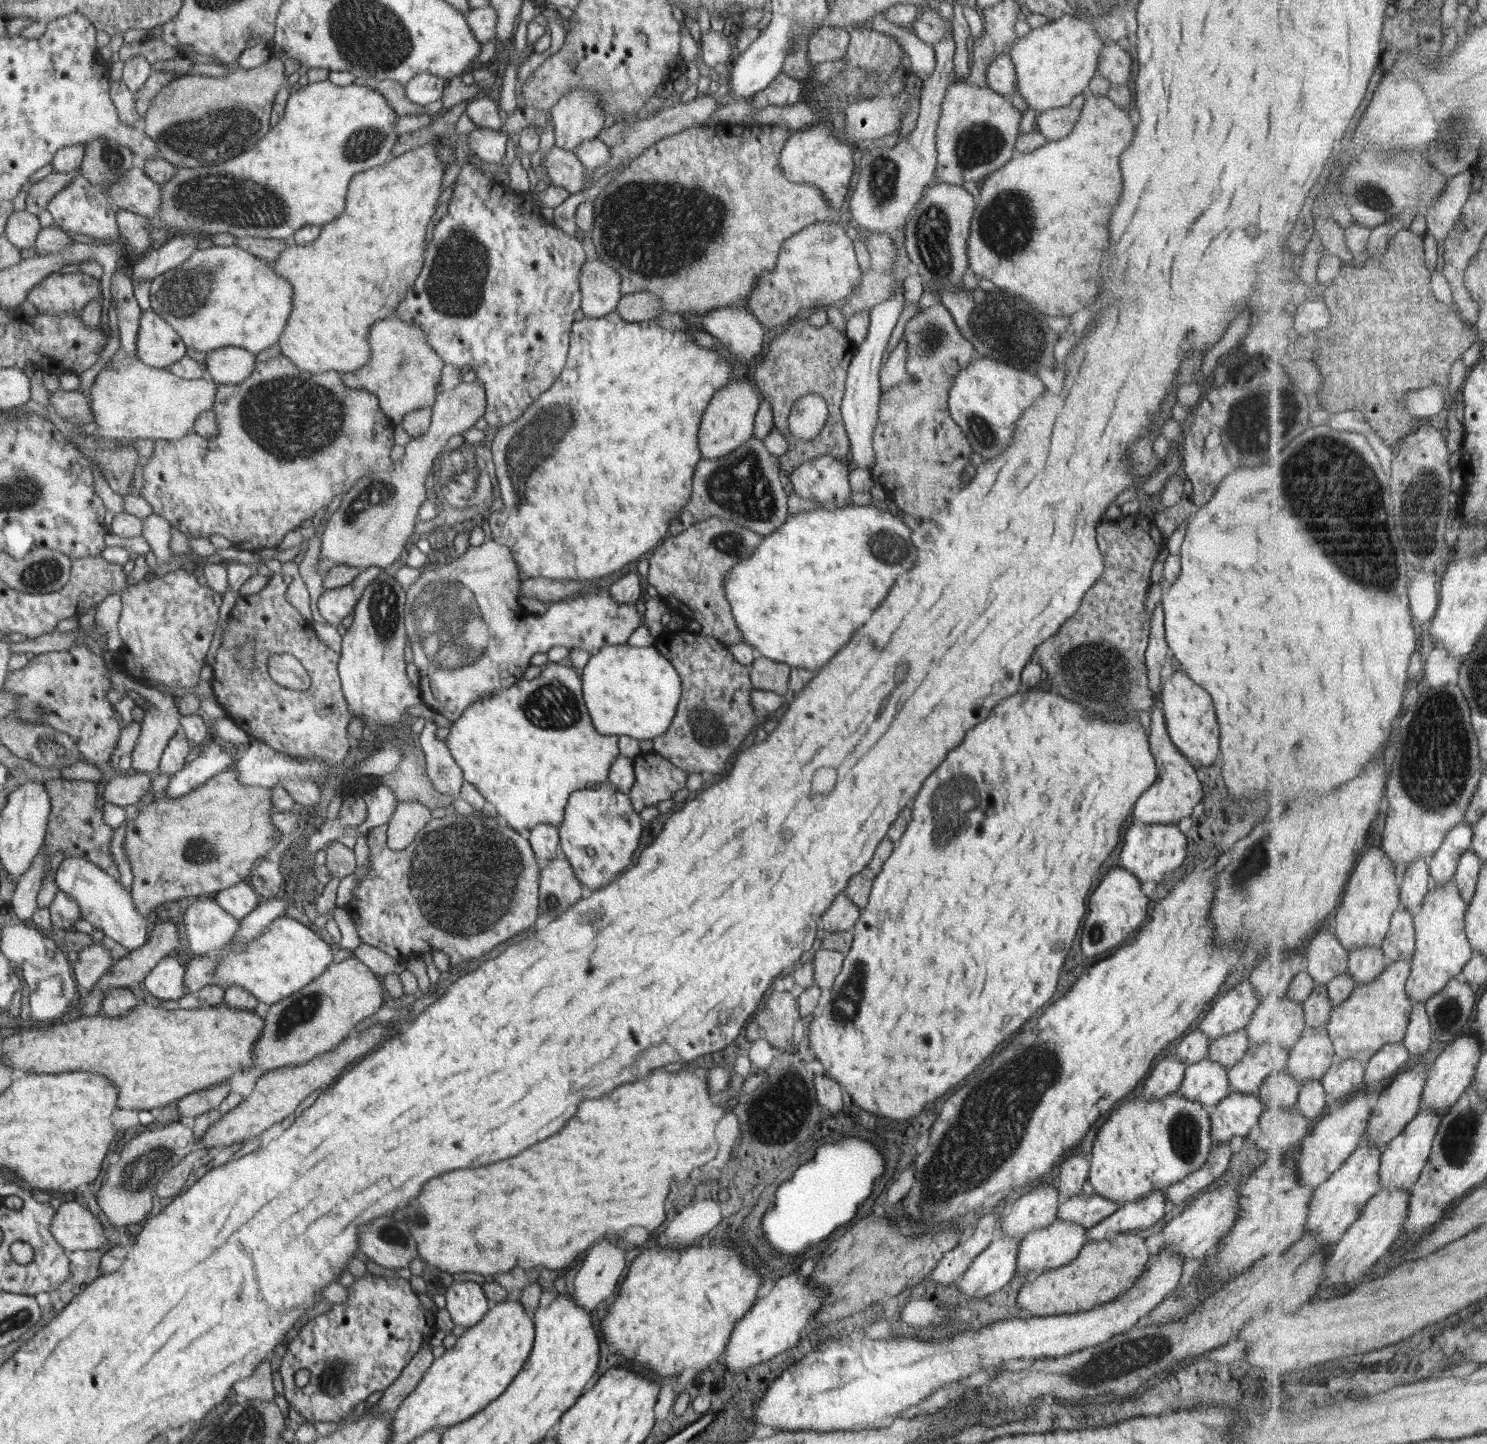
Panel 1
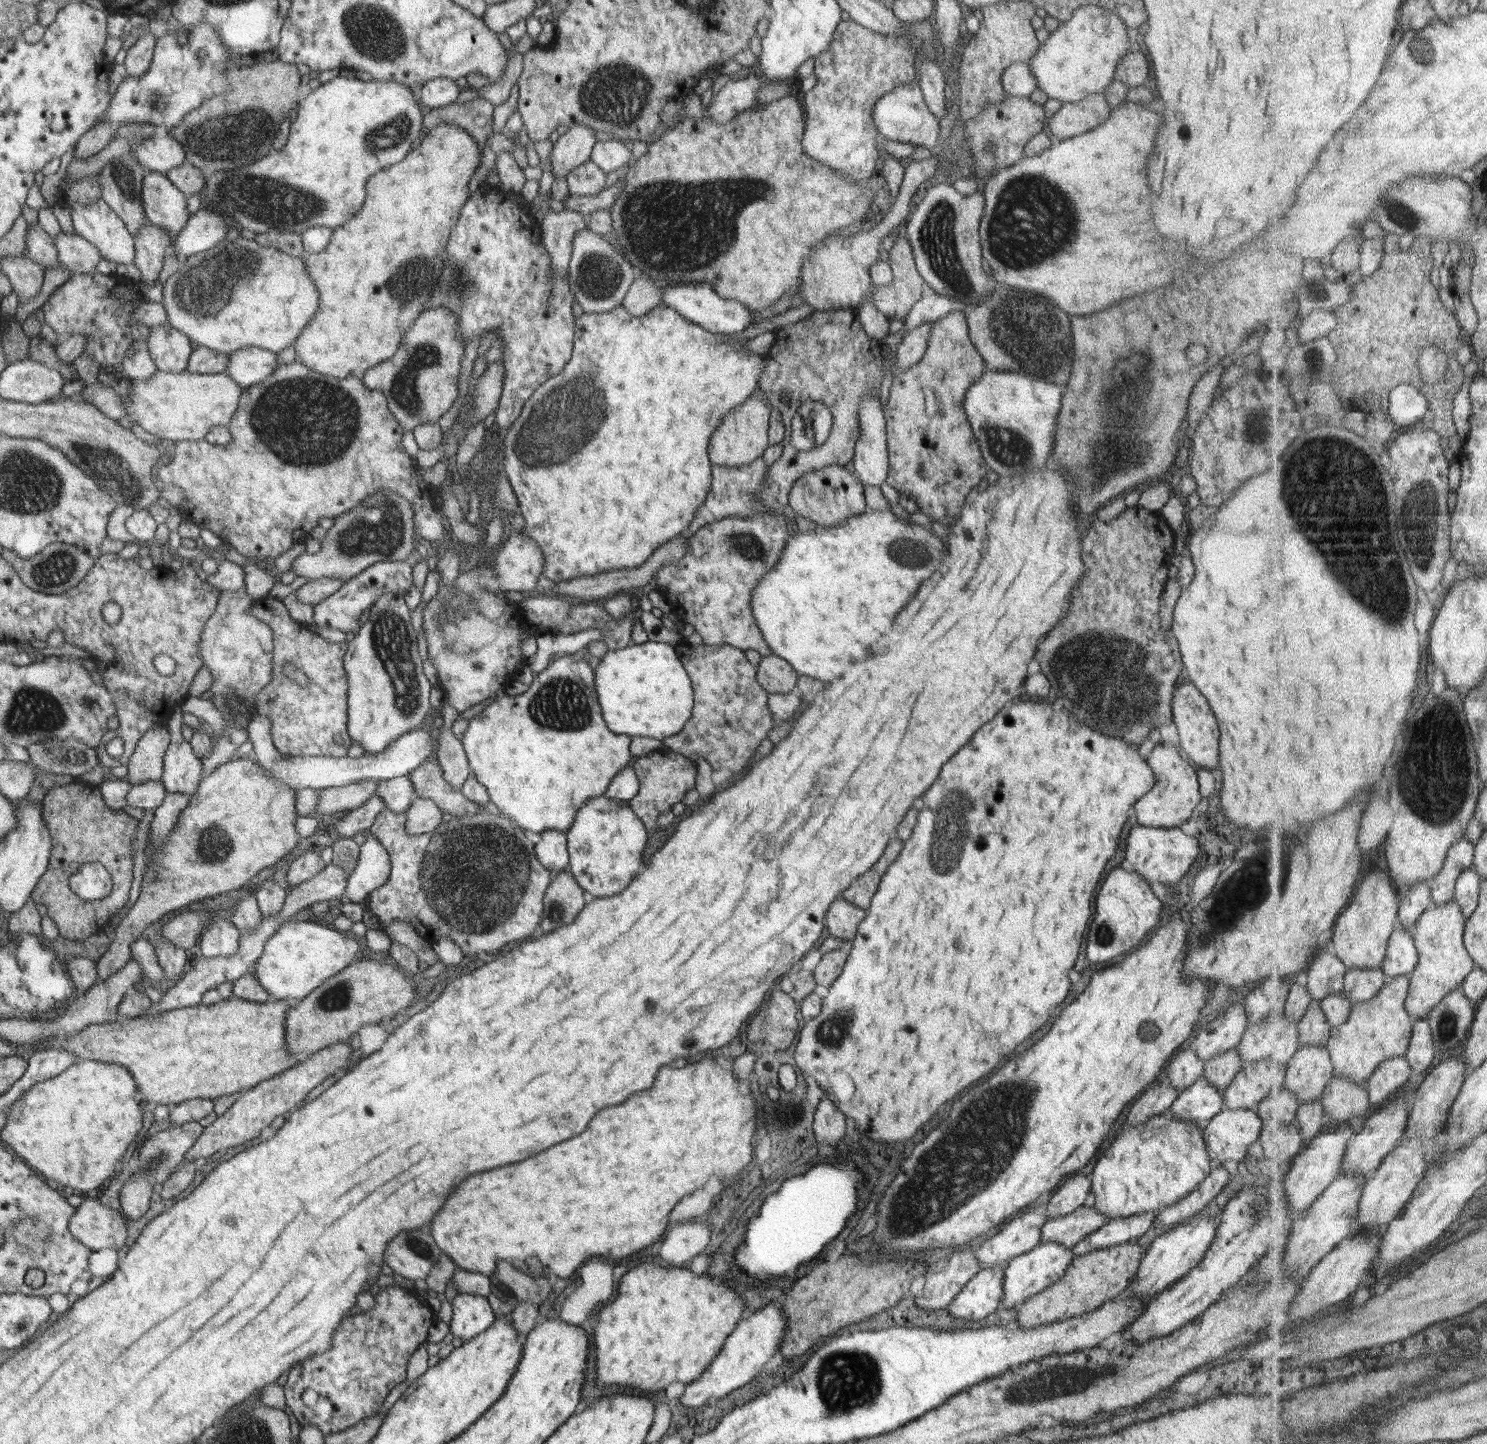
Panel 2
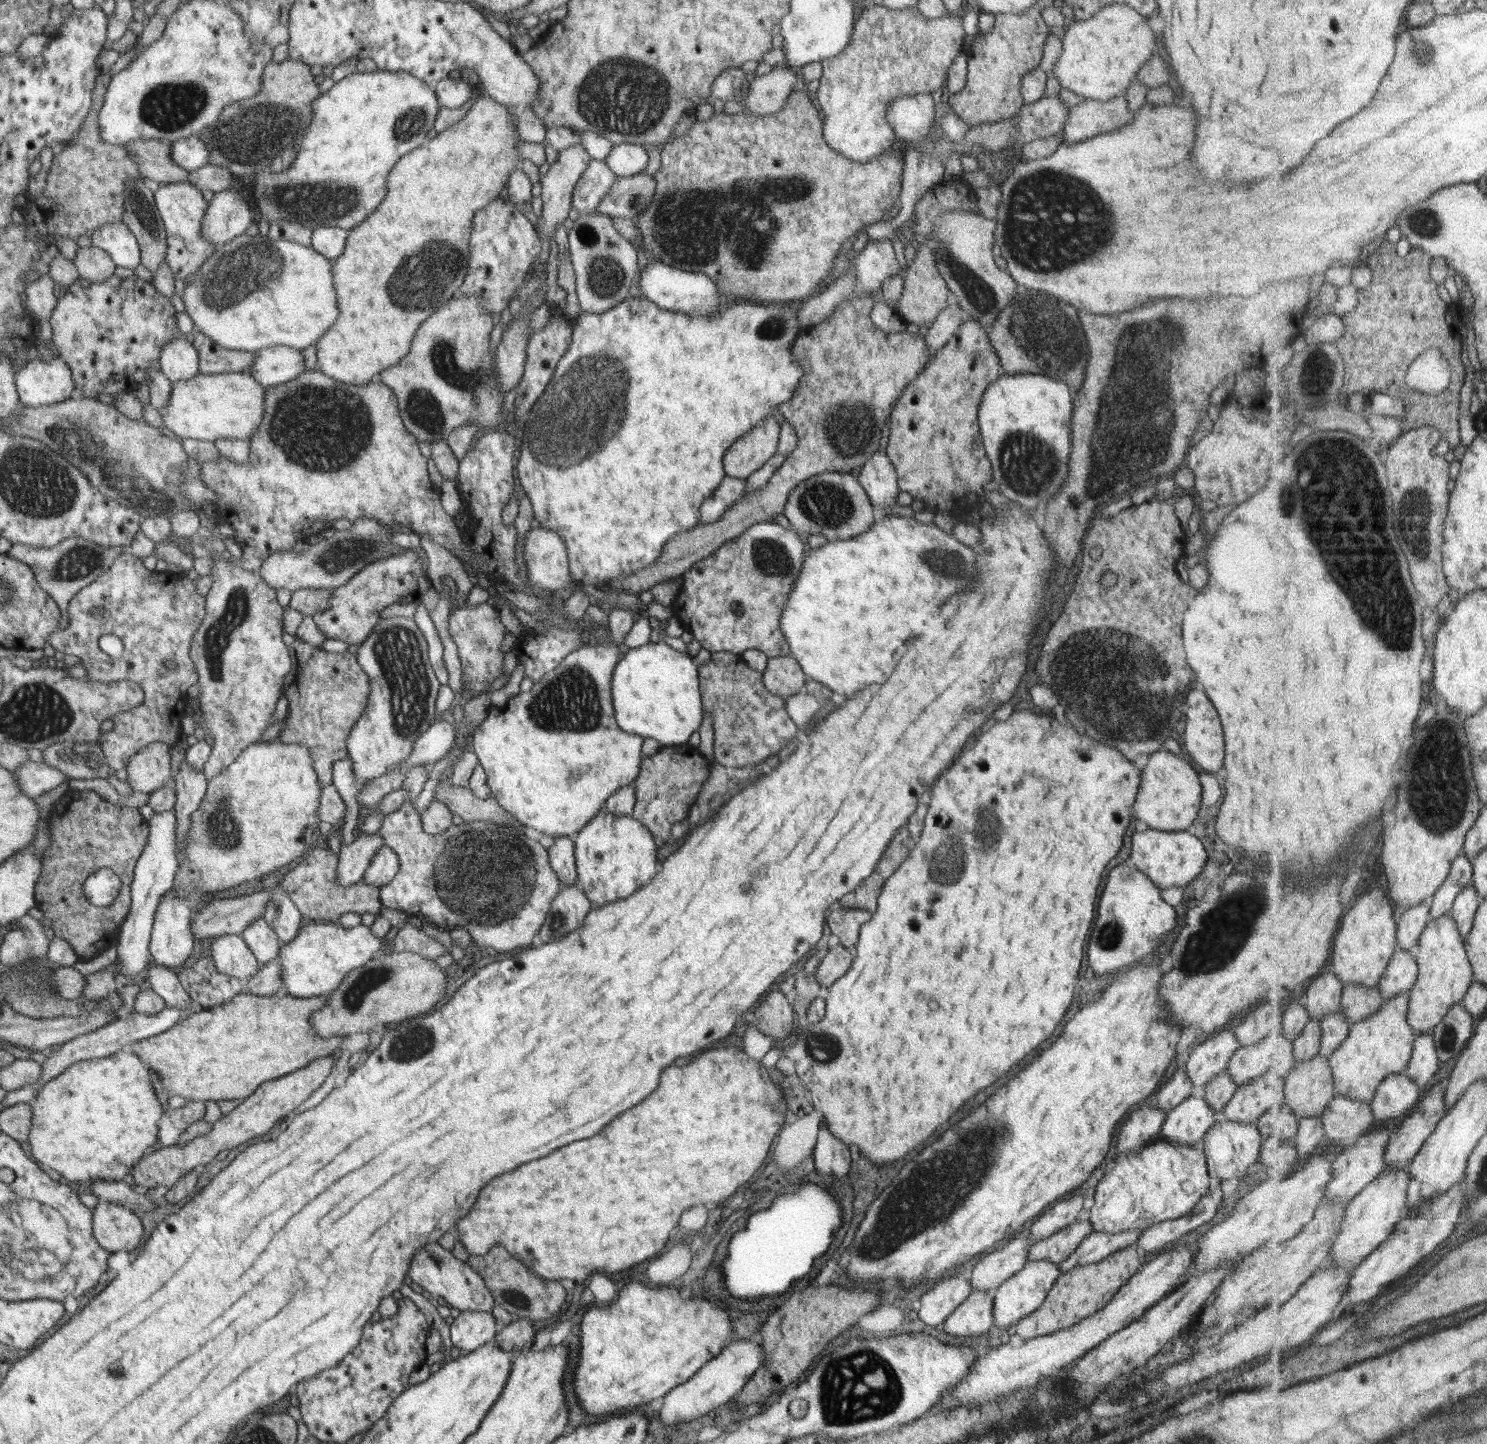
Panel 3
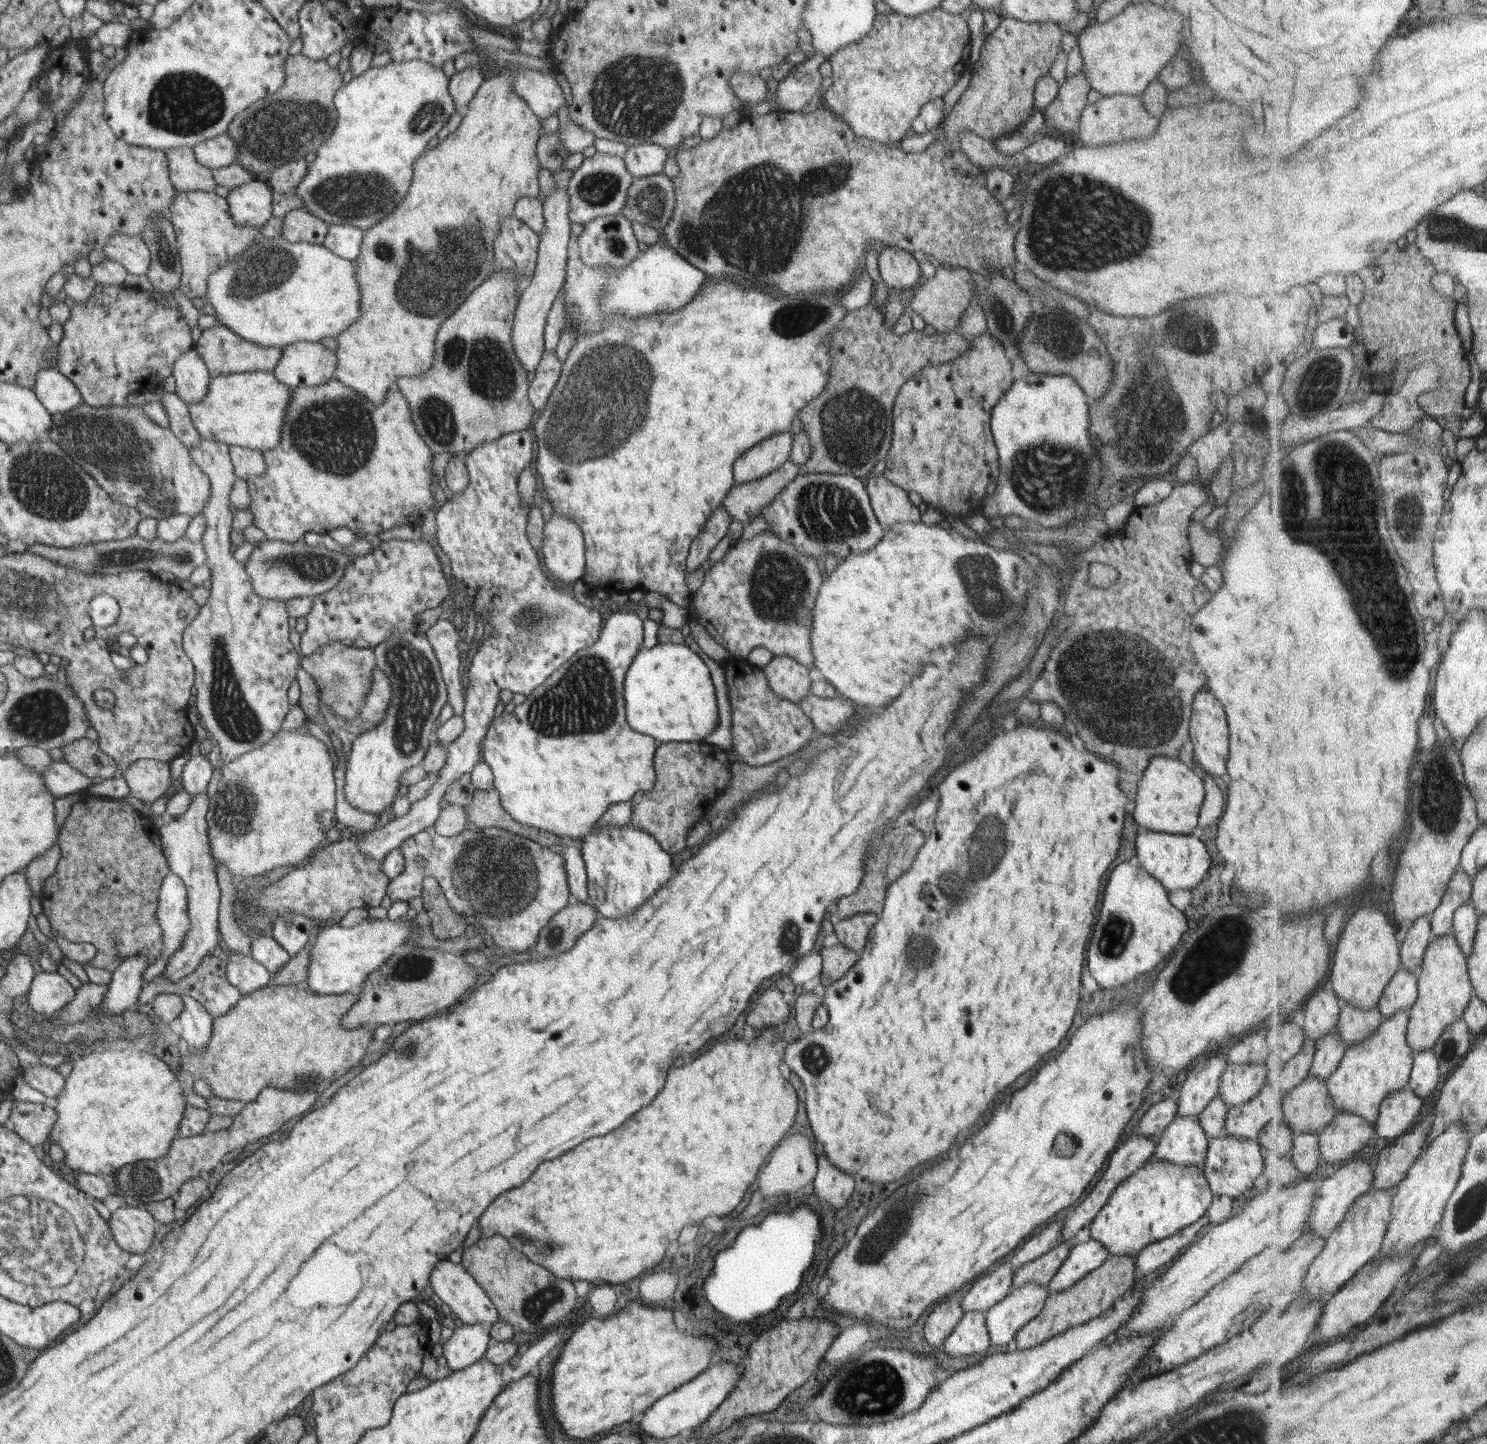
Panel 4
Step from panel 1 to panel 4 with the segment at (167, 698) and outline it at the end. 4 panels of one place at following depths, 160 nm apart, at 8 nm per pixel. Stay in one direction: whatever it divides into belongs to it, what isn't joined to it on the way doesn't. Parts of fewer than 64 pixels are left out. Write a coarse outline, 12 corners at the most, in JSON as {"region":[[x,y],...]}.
{"region":[[139,759],[123,772],[151,806],[170,788],[168,762]]}

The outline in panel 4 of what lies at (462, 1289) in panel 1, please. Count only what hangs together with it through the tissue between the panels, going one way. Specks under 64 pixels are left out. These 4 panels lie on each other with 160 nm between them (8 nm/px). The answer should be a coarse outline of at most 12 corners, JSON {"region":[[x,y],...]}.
{"region":[[466,1324],[437,1349],[464,1370],[492,1344],[486,1324]]}

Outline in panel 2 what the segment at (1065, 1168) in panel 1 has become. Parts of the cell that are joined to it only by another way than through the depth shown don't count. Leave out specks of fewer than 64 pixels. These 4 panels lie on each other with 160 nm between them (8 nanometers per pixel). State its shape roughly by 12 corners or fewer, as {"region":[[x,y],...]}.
{"region":[[1078,1173],[1044,1201],[1047,1219],[1070,1214],[1091,1192]]}

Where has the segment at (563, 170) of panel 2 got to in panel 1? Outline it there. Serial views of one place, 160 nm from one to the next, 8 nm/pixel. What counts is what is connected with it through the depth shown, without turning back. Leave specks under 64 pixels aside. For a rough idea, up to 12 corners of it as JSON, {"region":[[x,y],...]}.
{"region":[[575,88],[551,108],[555,146],[596,138],[597,92]]}

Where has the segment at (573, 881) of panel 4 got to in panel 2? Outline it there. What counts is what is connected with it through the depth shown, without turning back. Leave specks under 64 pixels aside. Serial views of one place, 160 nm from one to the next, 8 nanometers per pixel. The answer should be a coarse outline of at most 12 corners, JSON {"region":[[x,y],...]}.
{"region":[[543,830],[534,845],[549,871],[569,866],[567,834]]}

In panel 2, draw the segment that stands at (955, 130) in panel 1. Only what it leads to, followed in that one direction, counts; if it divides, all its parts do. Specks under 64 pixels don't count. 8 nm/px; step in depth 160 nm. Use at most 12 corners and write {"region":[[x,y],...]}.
{"region":[[1007,95],[965,121],[976,169],[998,172],[1046,130],[1042,105]]}

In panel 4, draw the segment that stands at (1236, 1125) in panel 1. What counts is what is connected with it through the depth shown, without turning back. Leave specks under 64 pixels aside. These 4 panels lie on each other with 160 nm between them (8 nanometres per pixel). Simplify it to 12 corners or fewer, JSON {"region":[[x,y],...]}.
{"region":[[1210,1139],[1202,1171],[1239,1204],[1262,1184],[1258,1140]]}

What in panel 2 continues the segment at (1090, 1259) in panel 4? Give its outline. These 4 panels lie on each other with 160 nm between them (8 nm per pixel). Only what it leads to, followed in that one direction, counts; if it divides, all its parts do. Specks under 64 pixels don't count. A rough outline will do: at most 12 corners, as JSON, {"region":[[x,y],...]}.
{"region":[[1158,1212],[1110,1218],[1073,1246],[1074,1256],[1146,1234]]}

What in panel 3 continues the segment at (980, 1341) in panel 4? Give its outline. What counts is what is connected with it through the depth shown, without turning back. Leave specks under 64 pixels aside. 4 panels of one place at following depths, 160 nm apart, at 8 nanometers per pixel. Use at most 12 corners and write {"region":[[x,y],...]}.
{"region":[[973,1290],[943,1322],[950,1336],[993,1326],[994,1291]]}

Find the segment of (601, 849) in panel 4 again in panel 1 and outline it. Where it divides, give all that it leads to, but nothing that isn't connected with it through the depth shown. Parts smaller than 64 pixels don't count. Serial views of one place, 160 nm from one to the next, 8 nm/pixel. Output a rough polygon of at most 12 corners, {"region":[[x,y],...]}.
{"region":[[608,780],[572,792],[560,848],[586,892],[632,864],[645,822]]}

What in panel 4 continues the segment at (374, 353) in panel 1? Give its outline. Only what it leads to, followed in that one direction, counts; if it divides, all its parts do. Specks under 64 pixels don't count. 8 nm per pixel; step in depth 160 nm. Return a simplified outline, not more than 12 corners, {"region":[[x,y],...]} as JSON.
{"region":[[493,272],[397,389],[437,453],[529,430],[511,335],[519,281]]}

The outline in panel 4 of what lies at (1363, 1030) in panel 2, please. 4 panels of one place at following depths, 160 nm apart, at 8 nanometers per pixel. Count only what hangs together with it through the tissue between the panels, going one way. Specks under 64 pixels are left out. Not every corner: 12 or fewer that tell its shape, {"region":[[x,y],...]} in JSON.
{"region":[[1408,1010],[1350,1047],[1328,1081],[1340,1111],[1377,1125],[1411,1084]]}

